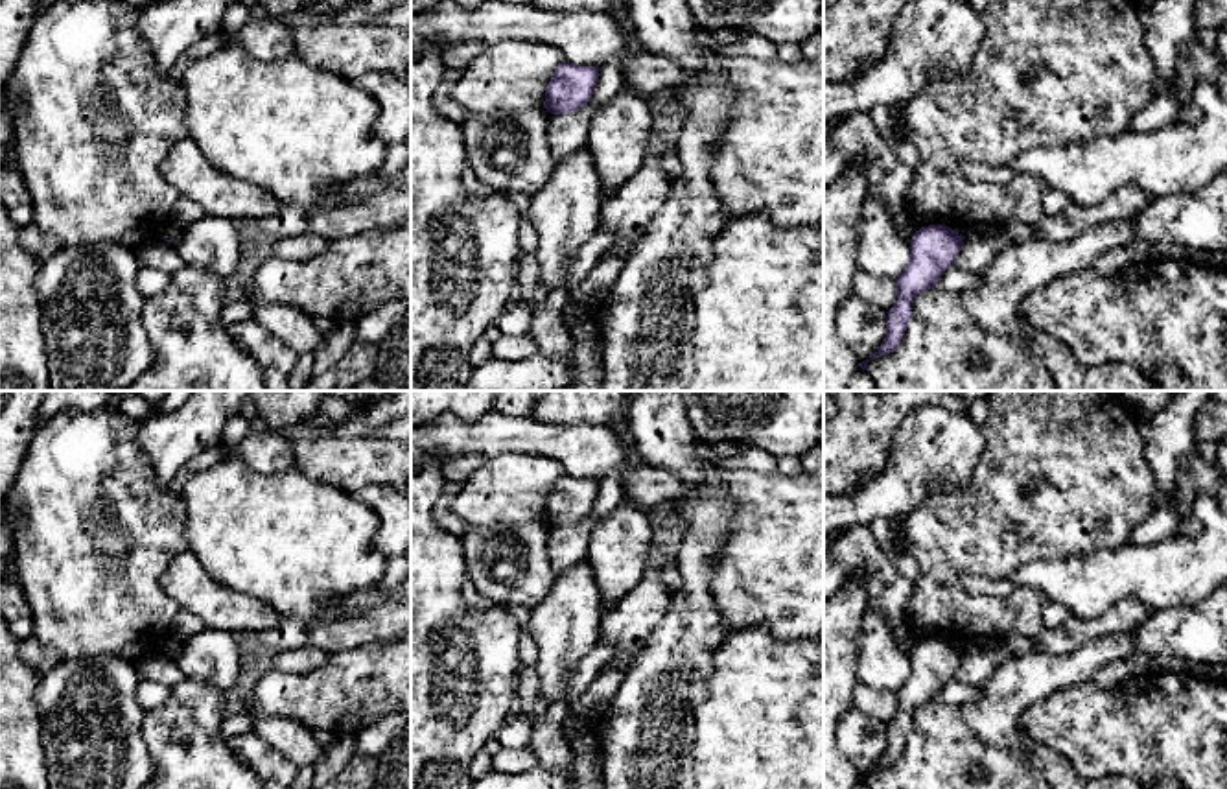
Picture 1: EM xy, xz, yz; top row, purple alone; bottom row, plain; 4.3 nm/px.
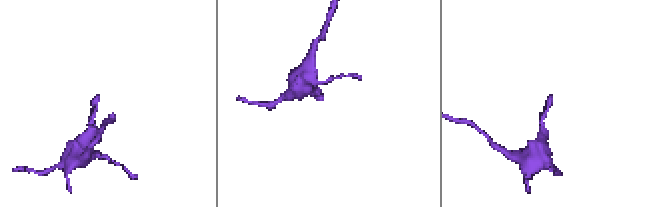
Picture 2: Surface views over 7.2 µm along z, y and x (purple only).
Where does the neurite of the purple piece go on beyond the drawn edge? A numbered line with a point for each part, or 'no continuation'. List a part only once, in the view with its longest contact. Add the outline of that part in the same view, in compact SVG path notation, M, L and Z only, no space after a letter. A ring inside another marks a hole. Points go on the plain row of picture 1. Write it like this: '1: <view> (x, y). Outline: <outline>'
no continuation

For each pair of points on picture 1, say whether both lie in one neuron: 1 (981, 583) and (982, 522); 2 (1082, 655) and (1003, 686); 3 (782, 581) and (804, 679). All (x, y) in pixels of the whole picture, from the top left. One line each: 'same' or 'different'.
1: different
2: same
3: different

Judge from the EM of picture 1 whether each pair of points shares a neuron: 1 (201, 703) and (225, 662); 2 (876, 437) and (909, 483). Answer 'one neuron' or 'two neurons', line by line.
1: two neurons
2: two neurons

